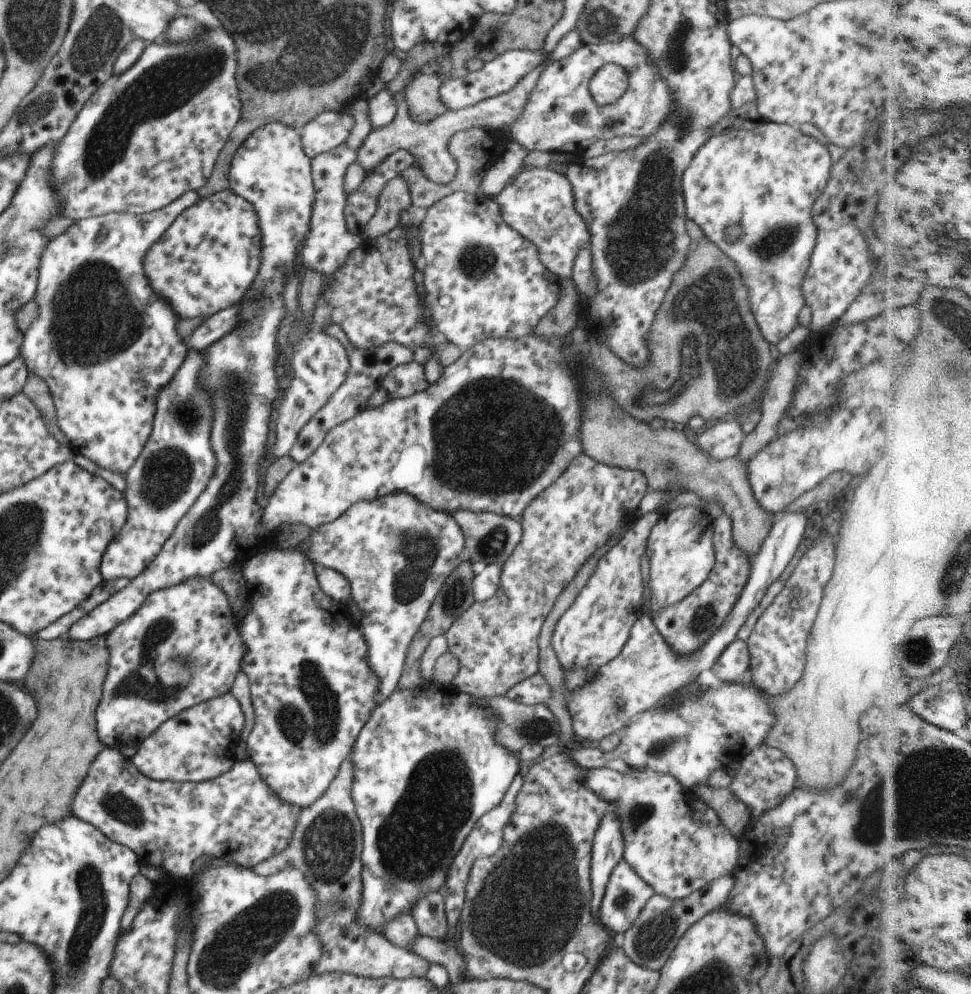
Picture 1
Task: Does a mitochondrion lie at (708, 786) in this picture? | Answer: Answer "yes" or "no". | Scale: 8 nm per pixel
no

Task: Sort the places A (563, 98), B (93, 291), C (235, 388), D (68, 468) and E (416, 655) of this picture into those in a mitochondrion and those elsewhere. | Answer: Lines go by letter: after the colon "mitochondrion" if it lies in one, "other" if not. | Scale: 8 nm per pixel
A: other
B: mitochondrion
C: mitochondrion
D: other
E: other

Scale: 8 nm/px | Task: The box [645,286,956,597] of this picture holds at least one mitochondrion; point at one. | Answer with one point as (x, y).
(664, 466)

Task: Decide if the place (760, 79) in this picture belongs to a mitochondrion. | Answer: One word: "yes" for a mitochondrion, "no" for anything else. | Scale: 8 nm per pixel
no

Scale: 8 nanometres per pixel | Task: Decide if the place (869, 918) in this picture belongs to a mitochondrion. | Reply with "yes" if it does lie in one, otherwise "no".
no

